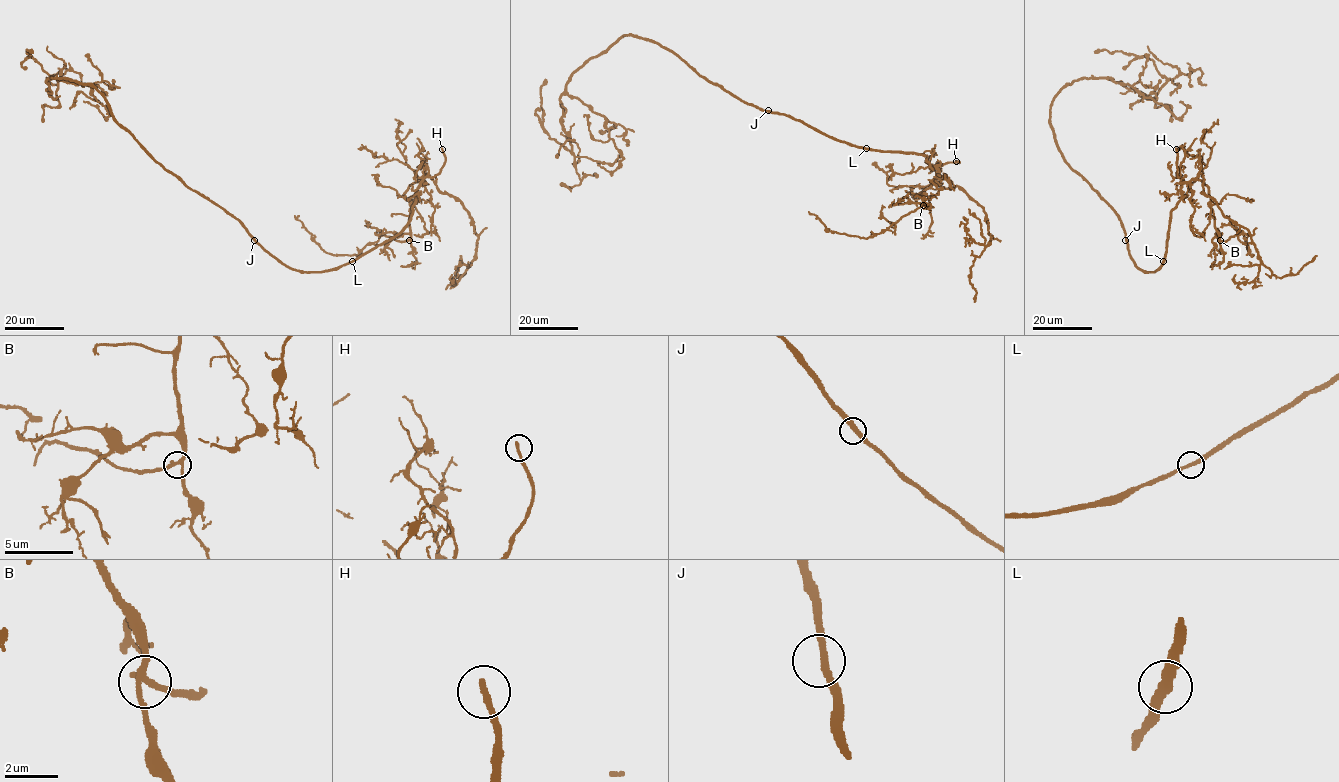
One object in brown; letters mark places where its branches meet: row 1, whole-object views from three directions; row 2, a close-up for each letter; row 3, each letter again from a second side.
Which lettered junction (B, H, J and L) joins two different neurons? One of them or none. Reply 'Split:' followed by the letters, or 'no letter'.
Split: no letter

